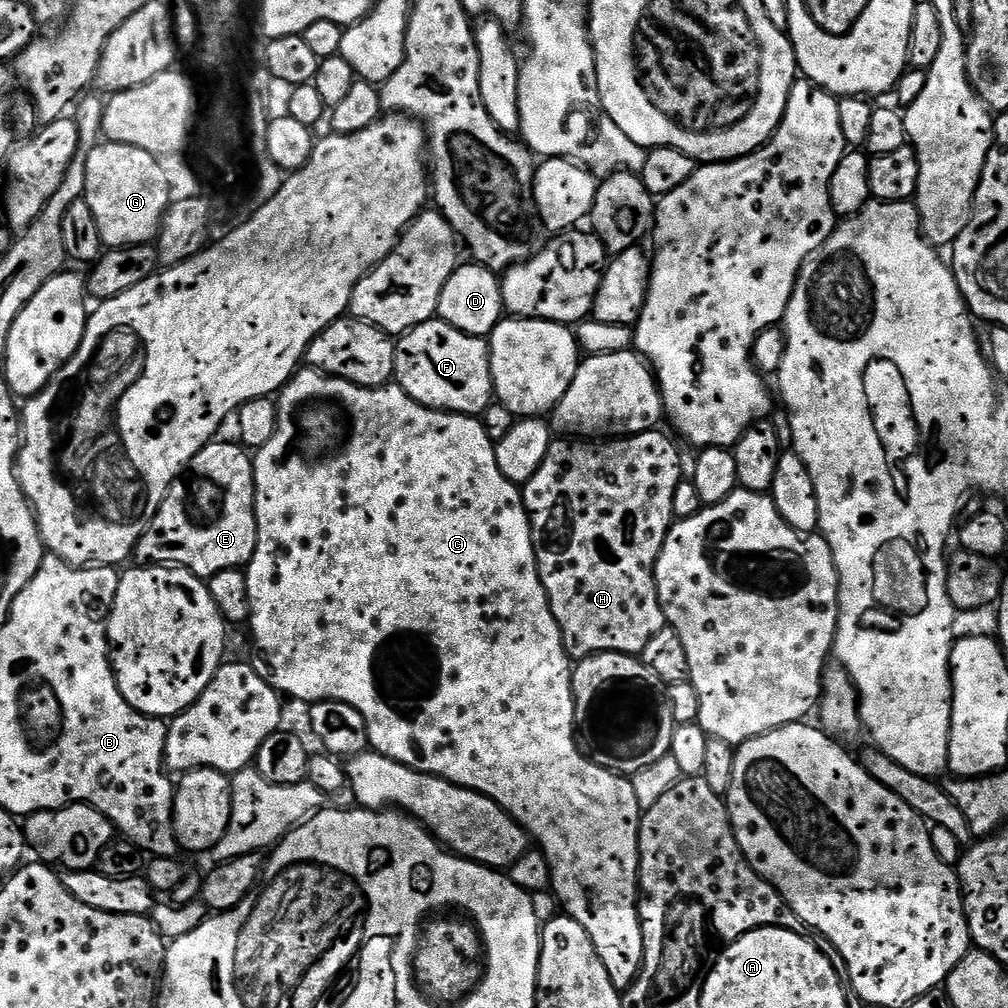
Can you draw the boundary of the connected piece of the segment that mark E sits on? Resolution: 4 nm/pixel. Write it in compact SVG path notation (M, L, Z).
M239 443L207 444L192 459L187 475L172 484L158 514L136 543L135 559L144 566L187 568L201 578L248 565L258 538L253 463Z

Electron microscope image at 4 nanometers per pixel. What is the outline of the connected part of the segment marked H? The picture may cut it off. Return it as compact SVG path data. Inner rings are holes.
M653 430L627 438L608 438L603 442L589 442L584 438L553 439L550 450L546 450L546 458L542 458L542 466L538 466L538 474L534 474L534 478L530 478L530 482L523 485L524 508L532 521L532 541L538 562L538 574L548 595L550 610L562 630L564 649L573 661L579 662L588 656L597 656L600 652L621 652L627 656L639 657L646 650L650 638L654 638L654 634L666 627L664 611L656 589L656 563L668 531L674 523L672 499L681 479L680 452L676 449L675 442L670 437L663 436L660 430Z

